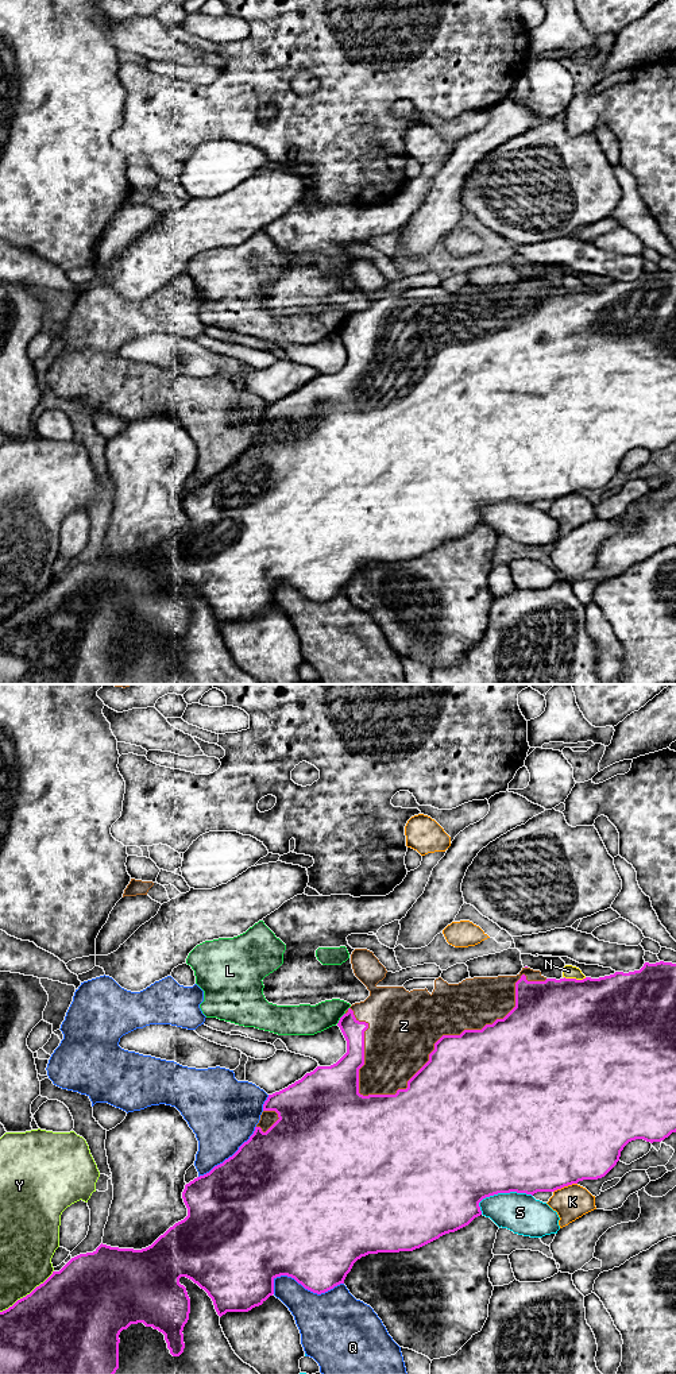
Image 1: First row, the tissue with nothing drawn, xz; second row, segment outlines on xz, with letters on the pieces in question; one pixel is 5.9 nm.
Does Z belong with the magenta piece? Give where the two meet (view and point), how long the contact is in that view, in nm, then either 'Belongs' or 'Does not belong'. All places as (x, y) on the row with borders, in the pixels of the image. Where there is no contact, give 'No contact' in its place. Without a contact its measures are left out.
Touches magenta at xz (456, 1035). Shared border 1300 nm. Belongs

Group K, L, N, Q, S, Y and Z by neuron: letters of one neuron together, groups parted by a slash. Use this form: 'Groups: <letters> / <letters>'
Groups: K / L / N / Q / S / Y / Z

